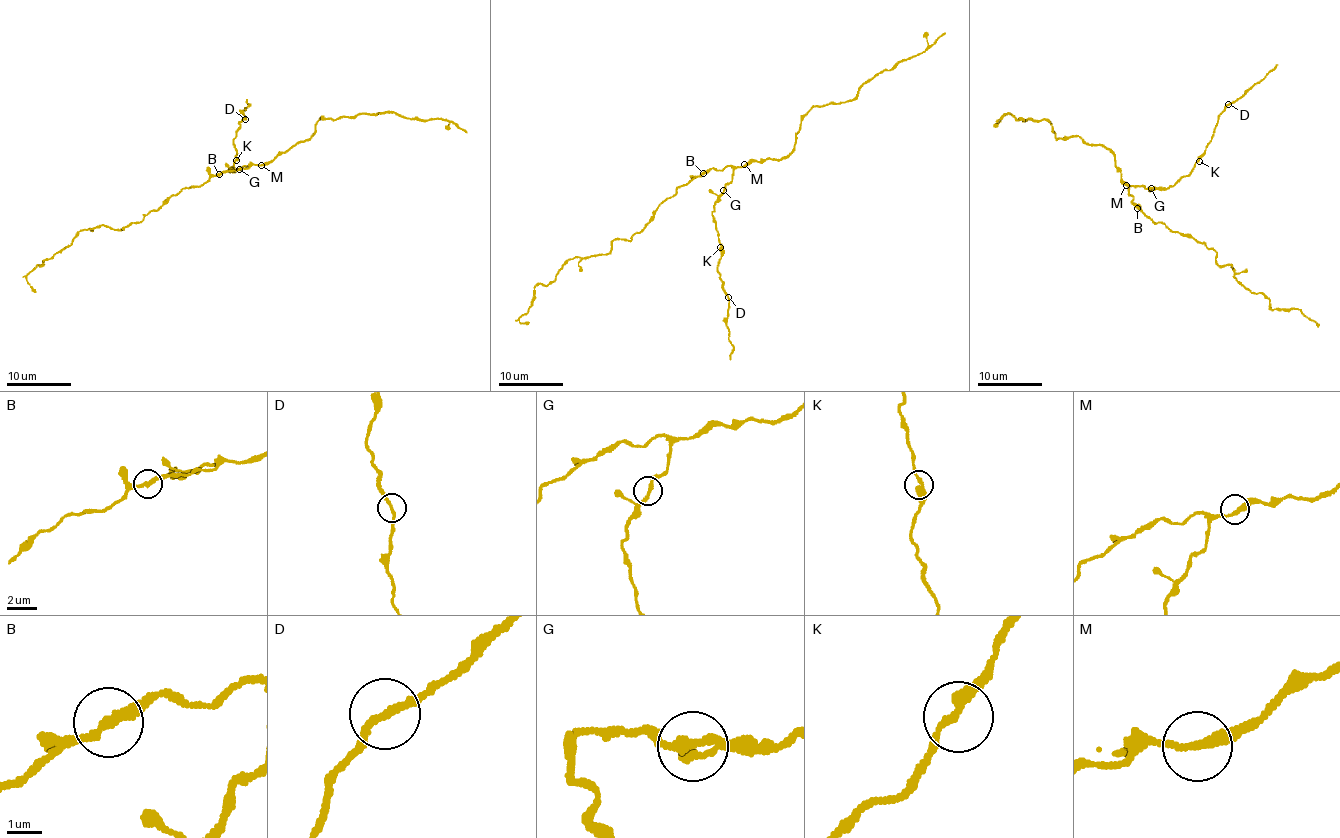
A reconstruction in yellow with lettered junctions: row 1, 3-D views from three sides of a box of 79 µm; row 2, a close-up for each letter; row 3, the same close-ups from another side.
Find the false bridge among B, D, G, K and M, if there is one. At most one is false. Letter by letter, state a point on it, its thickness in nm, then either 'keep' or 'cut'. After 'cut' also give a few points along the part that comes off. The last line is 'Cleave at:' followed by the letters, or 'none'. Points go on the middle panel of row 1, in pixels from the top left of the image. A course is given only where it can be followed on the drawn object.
B: at (703, 173); 280 nm thick; keep
D: at (728, 297); 200 nm thick; keep
G: at (723, 190); 260 nm thick; keep
K: at (720, 247); 280 nm thick; keep
M: at (744, 164); 280 nm thick; keep
Cleave at: none

